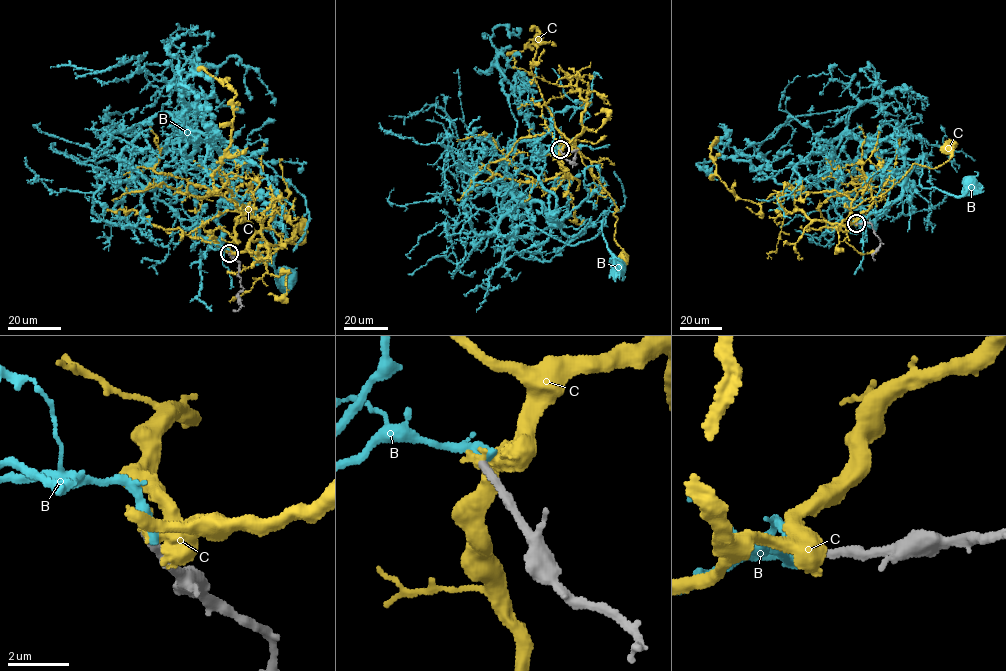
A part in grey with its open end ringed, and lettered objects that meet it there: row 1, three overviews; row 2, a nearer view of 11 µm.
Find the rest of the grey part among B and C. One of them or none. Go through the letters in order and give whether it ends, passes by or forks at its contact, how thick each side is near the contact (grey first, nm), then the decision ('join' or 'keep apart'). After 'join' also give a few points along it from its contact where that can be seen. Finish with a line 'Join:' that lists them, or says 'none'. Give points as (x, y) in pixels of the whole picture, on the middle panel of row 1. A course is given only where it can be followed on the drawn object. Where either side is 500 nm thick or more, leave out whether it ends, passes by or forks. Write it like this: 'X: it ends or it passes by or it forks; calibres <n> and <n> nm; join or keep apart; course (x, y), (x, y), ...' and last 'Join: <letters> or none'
B: it ends; calibres 280 and 440 nm; keep apart
C: it ends; calibres 280 and 360 nm; keep apart
Join: none

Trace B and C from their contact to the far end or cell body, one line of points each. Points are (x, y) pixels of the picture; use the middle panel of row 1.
B: (560, 150), (539, 176), (558, 225), (538, 201), (504, 209), (575, 245), (602, 221), (621, 267)
C: (560, 150), (573, 142), (584, 165), (613, 202), (614, 240), (627, 258), (622, 258)

